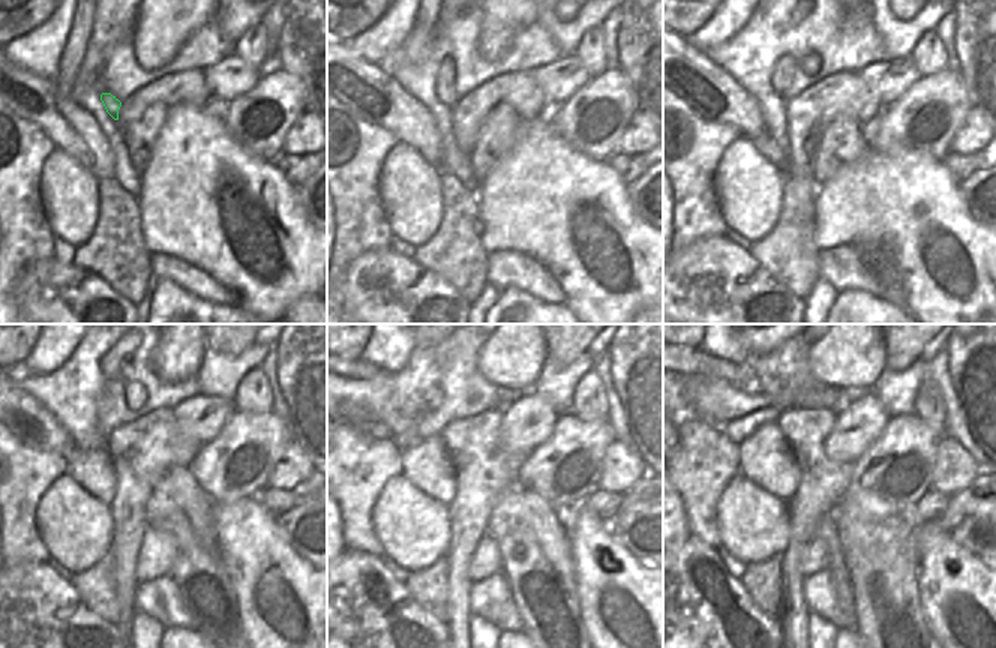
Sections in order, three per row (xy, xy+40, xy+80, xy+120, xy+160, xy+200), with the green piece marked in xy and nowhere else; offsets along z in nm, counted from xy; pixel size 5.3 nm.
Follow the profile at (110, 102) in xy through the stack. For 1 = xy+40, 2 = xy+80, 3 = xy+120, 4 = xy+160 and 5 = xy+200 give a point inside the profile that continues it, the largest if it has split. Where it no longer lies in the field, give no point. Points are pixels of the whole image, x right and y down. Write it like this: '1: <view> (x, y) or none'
1: xy+40 (446, 72)
2: xy+80 (783, 71)
3: xy+120 (104, 401)
4: xy+160 (434, 398)
5: xy+200 (770, 384)

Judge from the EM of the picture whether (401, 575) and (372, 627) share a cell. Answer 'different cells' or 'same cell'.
different cells

